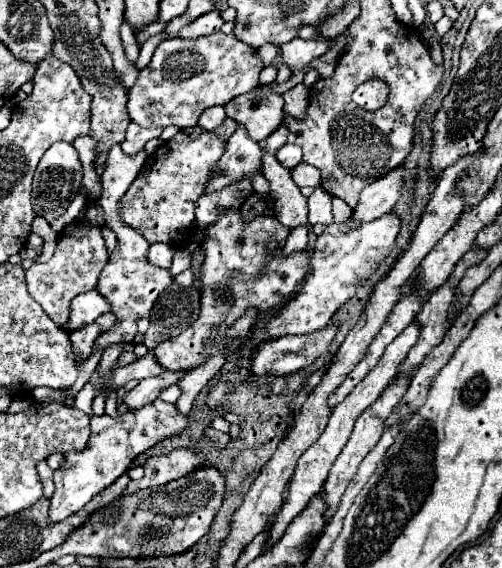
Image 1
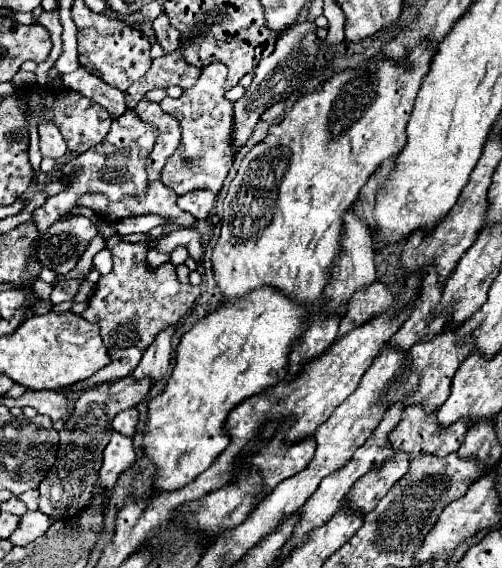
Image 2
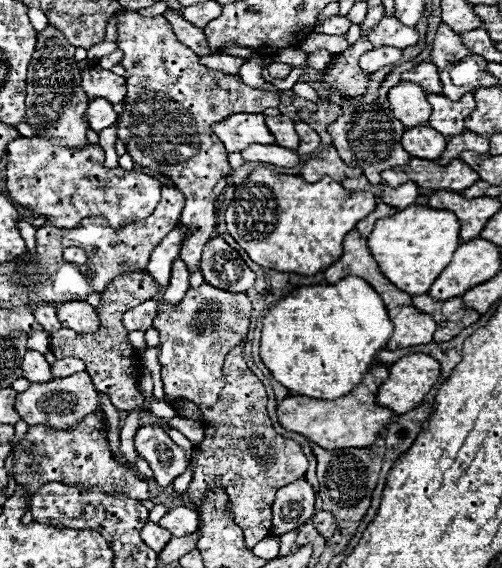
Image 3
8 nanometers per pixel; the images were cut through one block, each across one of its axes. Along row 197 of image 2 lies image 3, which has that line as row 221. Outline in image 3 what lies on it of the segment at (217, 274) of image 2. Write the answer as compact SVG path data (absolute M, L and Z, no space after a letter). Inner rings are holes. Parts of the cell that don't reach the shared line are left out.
M256 168L234 192L234 200L226 210L228 232L234 240L246 250L252 262L278 270L278 272L294 272L302 276L314 276L324 272L328 266L340 260L342 256L342 240L344 236L356 228L356 224L376 210L376 196L372 192L346 190L340 182L332 178L322 178L320 182L306 182L300 176L278 174L270 168Z

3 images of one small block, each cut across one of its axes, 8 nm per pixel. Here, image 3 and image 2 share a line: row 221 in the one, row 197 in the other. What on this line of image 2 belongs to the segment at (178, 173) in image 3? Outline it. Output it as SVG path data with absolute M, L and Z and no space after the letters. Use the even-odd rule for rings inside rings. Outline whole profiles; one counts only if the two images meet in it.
M196 190L180 196L180 208L190 212L194 218L208 218L212 214L214 202L216 202L216 194L204 190Z

